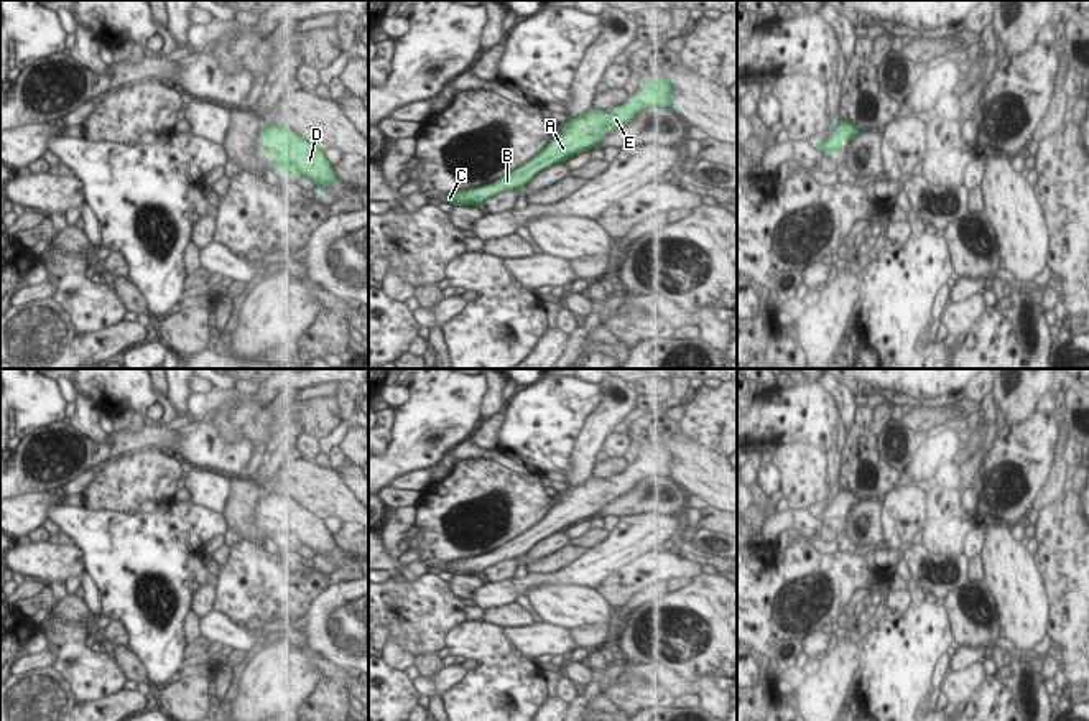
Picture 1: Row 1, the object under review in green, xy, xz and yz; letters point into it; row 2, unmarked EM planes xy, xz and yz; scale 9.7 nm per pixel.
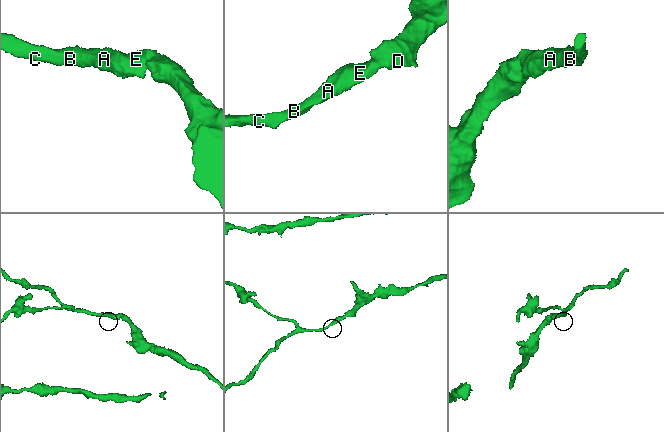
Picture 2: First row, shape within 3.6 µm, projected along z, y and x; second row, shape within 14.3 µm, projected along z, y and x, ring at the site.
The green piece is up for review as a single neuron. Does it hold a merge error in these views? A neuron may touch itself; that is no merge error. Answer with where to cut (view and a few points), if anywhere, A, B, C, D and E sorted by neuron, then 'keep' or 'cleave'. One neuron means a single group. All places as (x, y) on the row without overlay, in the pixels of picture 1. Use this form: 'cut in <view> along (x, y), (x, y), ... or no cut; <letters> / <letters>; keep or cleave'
no cut; A B C D E; keep

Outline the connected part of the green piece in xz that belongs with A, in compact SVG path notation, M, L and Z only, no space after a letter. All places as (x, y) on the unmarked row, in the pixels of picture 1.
M668 446L655 448L640 454L640 461L622 474L610 479L591 477L586 482L572 487L561 495L549 512L531 528L510 542L500 545L494 551L461 558L439 566L452 574L482 574L485 568L503 560L513 560L528 553L540 540L563 532L574 523L599 515L605 504L617 500L620 495L628 494L642 477L671 477L673 476L673 454Z

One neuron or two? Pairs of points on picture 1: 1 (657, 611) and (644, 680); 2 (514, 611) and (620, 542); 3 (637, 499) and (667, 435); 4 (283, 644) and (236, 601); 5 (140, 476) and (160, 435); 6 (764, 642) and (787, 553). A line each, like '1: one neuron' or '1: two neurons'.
1: two neurons
2: two neurons
3: two neurons
4: two neurons
5: two neurons
6: one neuron

